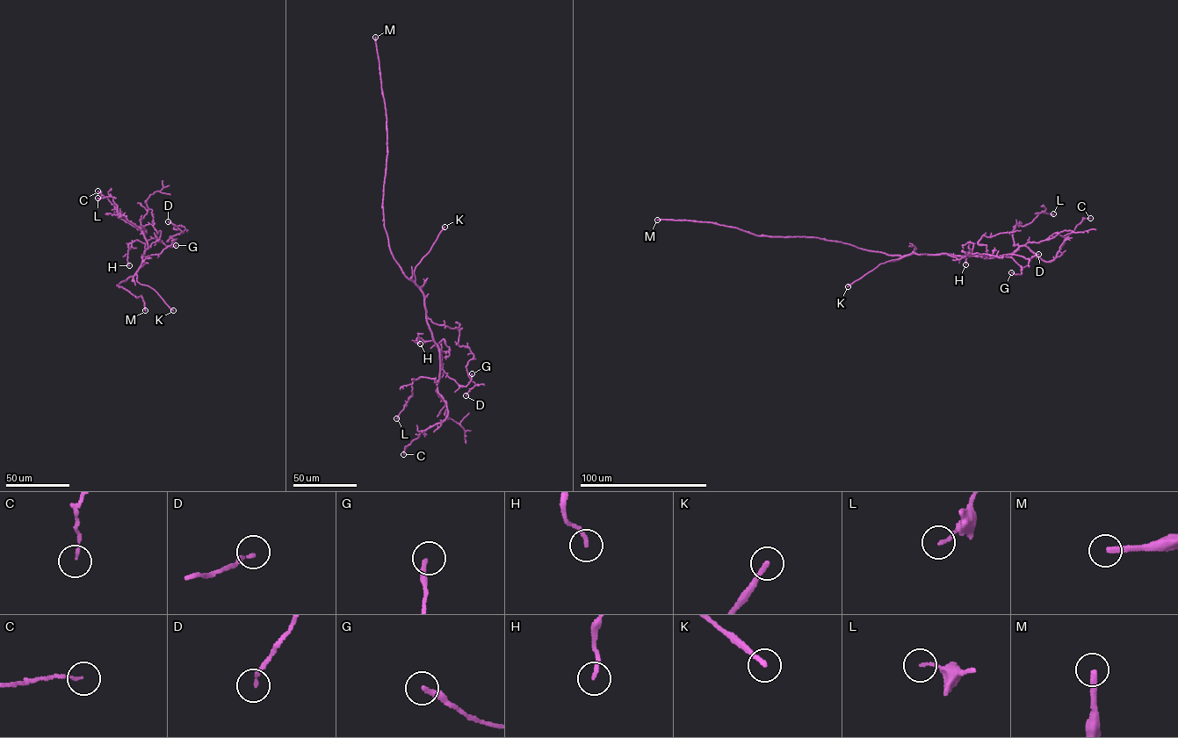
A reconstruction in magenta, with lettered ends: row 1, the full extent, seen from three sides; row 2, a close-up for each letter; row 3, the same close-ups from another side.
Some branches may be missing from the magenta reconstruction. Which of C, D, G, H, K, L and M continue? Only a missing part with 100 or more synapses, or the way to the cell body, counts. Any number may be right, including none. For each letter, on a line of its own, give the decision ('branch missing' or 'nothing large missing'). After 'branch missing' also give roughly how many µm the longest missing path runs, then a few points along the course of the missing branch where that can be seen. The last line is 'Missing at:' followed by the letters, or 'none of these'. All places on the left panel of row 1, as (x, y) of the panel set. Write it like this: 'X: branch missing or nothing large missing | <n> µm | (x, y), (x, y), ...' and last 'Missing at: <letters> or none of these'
C: nothing large missing
D: nothing large missing
G: nothing large missing
H: nothing large missing
K: branch missing | 80 µm | (173, 310), (178, 317), (185, 318), (192, 307), (198, 307), (220, 294)
L: nothing large missing
M: branch missing | 300 µm | (145, 310), (148, 314), (161, 269), (155, 272), (150, 271), (98, 250), (83, 253), (58, 241)
Missing at: K, M

